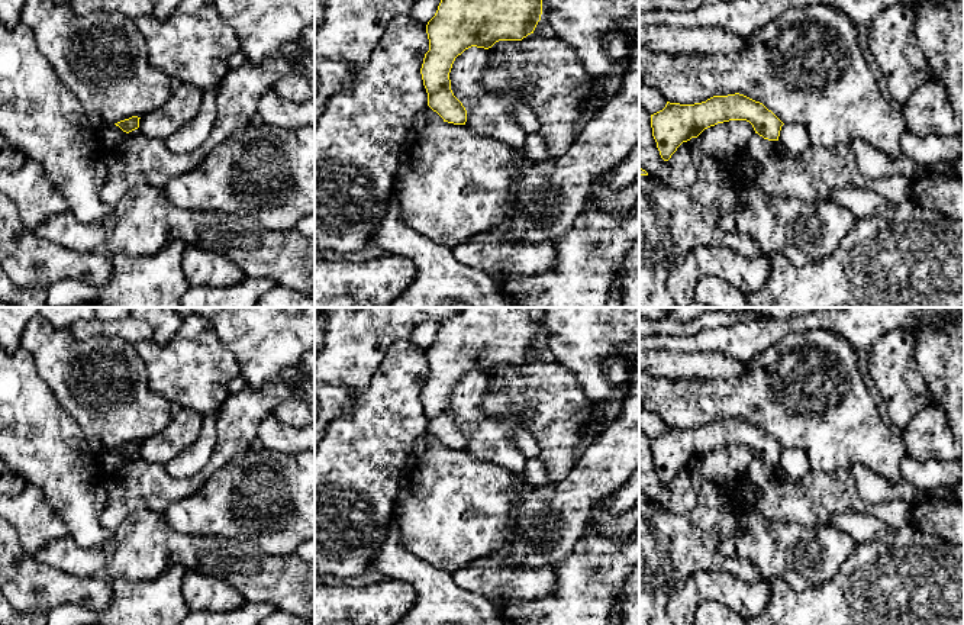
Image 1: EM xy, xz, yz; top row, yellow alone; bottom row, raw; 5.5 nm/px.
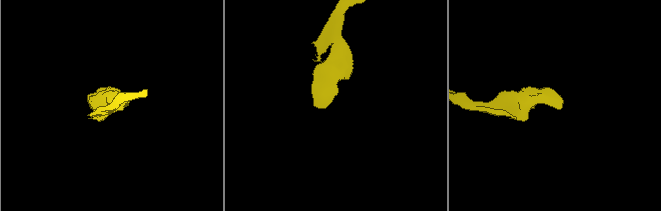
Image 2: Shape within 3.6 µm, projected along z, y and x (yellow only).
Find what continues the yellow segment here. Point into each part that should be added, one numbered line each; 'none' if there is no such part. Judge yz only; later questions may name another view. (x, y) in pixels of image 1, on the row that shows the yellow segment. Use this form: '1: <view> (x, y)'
none

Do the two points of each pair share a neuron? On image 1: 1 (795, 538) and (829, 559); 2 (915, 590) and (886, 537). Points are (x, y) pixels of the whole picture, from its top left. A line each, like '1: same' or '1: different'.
1: same
2: different

